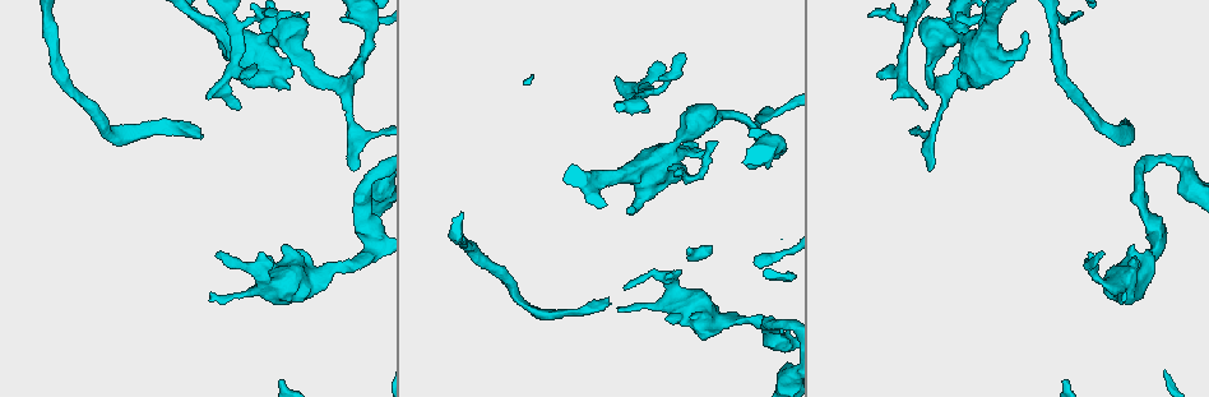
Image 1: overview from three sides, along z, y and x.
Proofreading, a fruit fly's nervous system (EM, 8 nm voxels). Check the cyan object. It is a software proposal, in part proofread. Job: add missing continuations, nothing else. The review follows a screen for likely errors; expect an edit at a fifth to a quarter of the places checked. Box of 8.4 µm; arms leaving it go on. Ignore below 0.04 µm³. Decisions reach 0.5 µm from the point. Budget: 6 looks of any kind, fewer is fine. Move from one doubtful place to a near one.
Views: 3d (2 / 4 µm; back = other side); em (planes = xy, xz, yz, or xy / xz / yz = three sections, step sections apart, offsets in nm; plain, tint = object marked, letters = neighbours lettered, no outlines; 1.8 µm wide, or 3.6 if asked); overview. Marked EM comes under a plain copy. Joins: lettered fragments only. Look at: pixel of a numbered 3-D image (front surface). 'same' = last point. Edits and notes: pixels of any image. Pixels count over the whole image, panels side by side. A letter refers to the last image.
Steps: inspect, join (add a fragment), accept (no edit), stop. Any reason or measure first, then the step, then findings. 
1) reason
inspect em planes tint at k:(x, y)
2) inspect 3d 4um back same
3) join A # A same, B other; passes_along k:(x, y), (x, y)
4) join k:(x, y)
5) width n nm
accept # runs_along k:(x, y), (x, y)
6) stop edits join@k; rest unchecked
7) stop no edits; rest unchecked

tapers out
inspect 3d 4um at 1:(1103, 253)

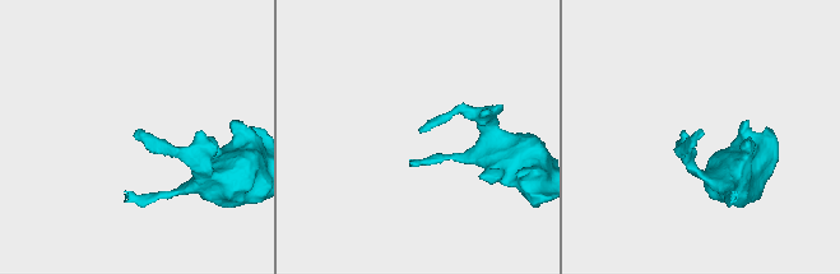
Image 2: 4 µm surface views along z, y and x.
inspect em yz step 16 letters at 2:(703, 133)

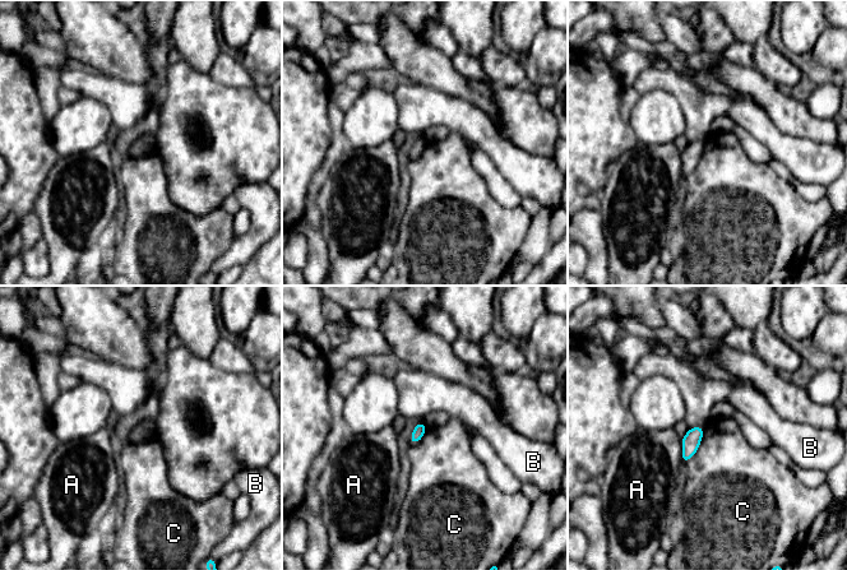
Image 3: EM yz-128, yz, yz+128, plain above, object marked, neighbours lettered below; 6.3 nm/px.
inspect em planes letters same

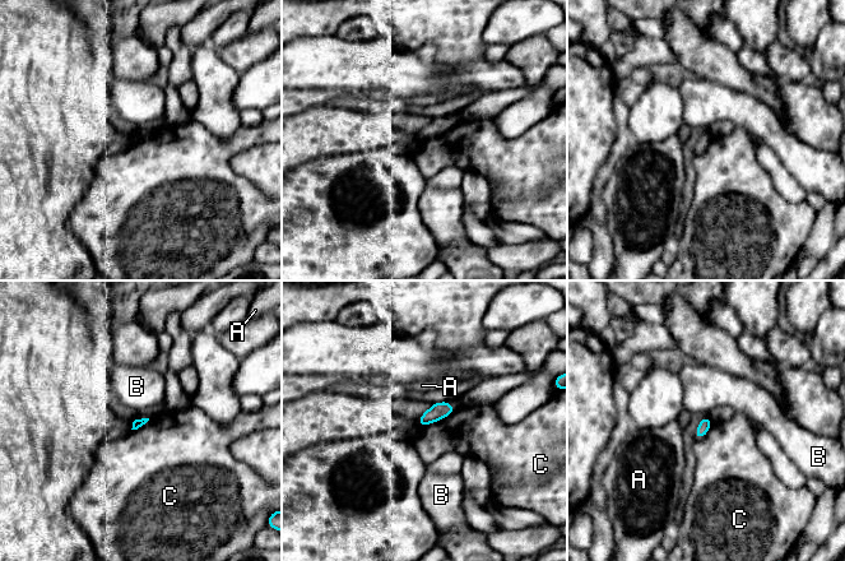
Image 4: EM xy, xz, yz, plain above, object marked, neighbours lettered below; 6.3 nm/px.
accept # A other, B other, C other; border 4:(455, 409), (442, 418), (419, 427); no lettered fragment goes on from it

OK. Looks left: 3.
end of a long branch
inspect em planes letters at 1:(201, 135)

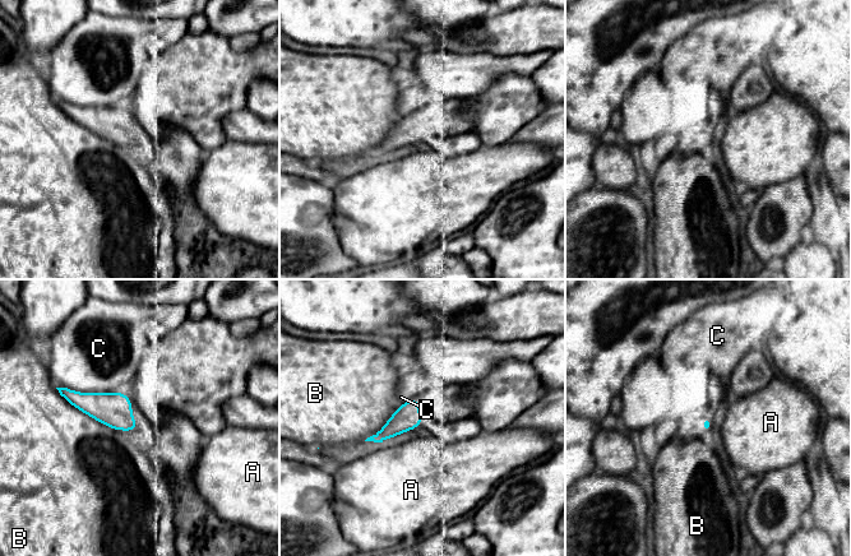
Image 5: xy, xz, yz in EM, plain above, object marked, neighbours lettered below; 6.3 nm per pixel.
accept # A other, B other, C other; border 5:(55, 388), (73, 406), (118, 431); none of them fits

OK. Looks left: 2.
free end
inspect 3d 4um at 1:(660, 64)

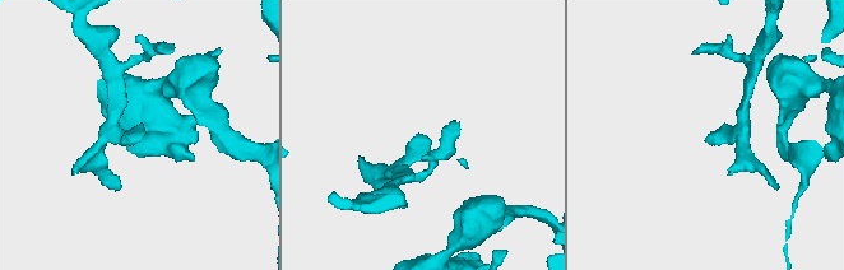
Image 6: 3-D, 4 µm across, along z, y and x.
inspect em planes letters at 6:(707, 139)

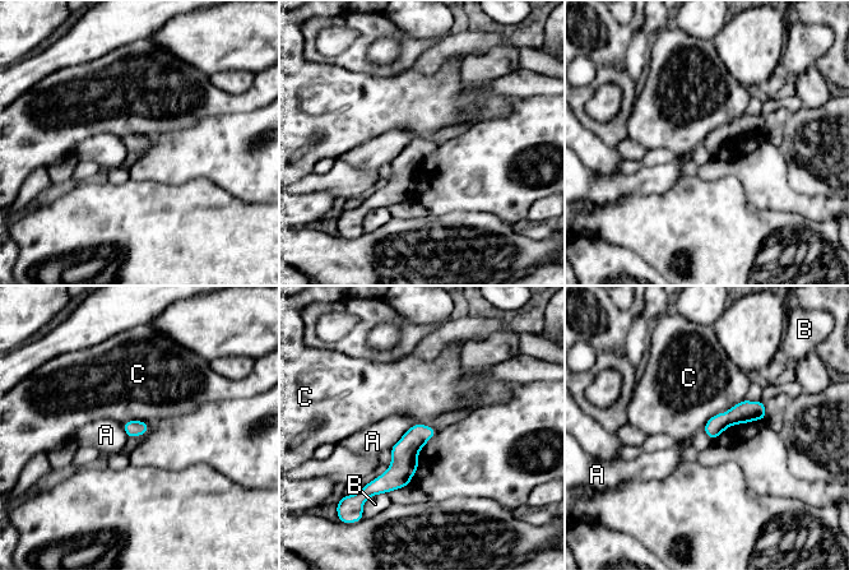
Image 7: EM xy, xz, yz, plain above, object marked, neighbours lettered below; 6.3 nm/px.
accept # A other, B other, C other; runs_along 7:(430, 430), (374, 487); none of them fits

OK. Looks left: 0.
stop no edits; rest unchecked

